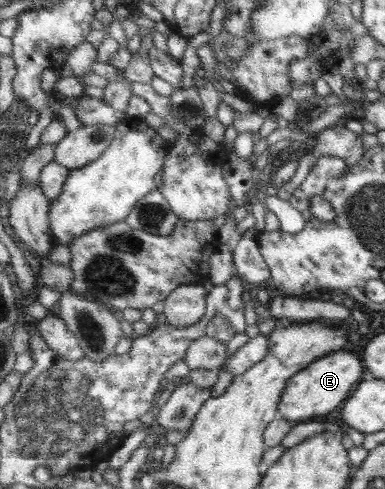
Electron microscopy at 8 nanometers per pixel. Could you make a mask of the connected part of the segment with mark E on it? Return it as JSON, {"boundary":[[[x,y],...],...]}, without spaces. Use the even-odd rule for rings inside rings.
{"boundary":[[[342,349],[328,353],[314,361],[314,366],[306,365],[298,374],[293,374],[294,378],[290,377],[290,386],[286,386],[286,394],[281,394],[282,406],[277,406],[277,414],[292,424],[328,414],[347,398],[353,390],[352,384],[360,380],[360,374],[362,364],[356,354]]]}

